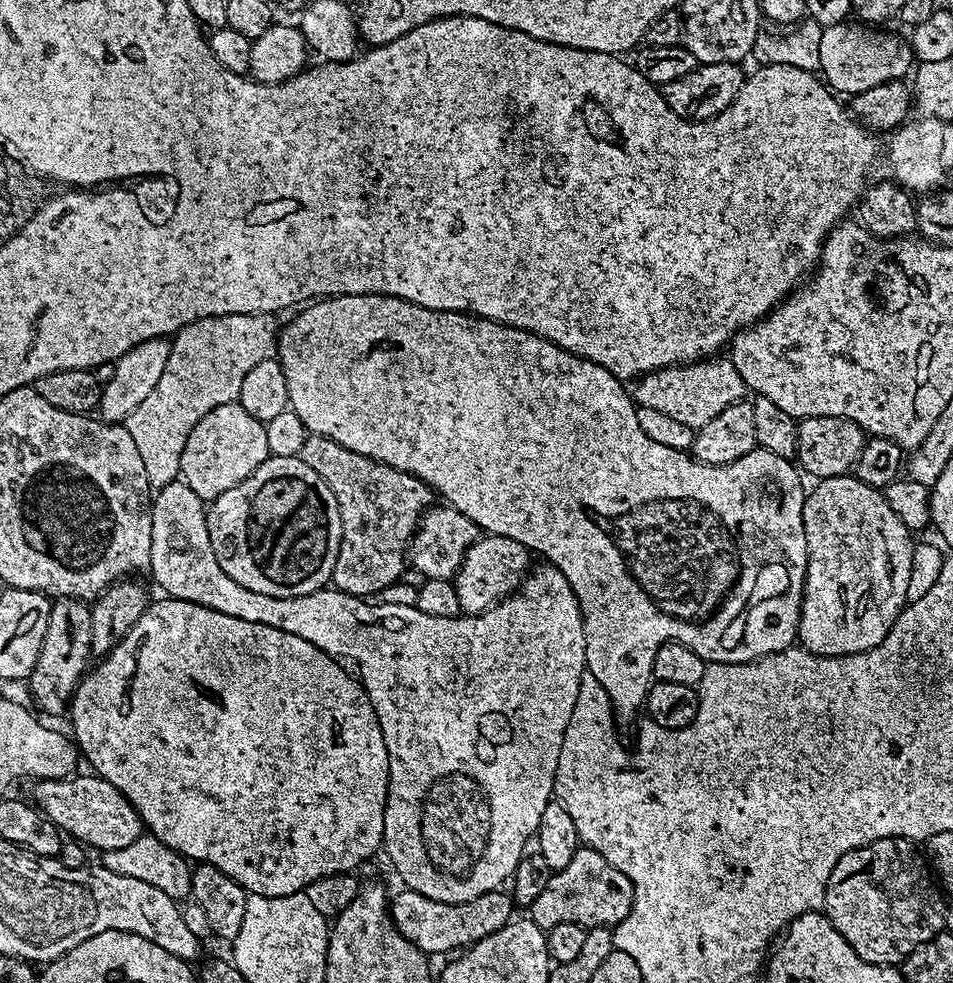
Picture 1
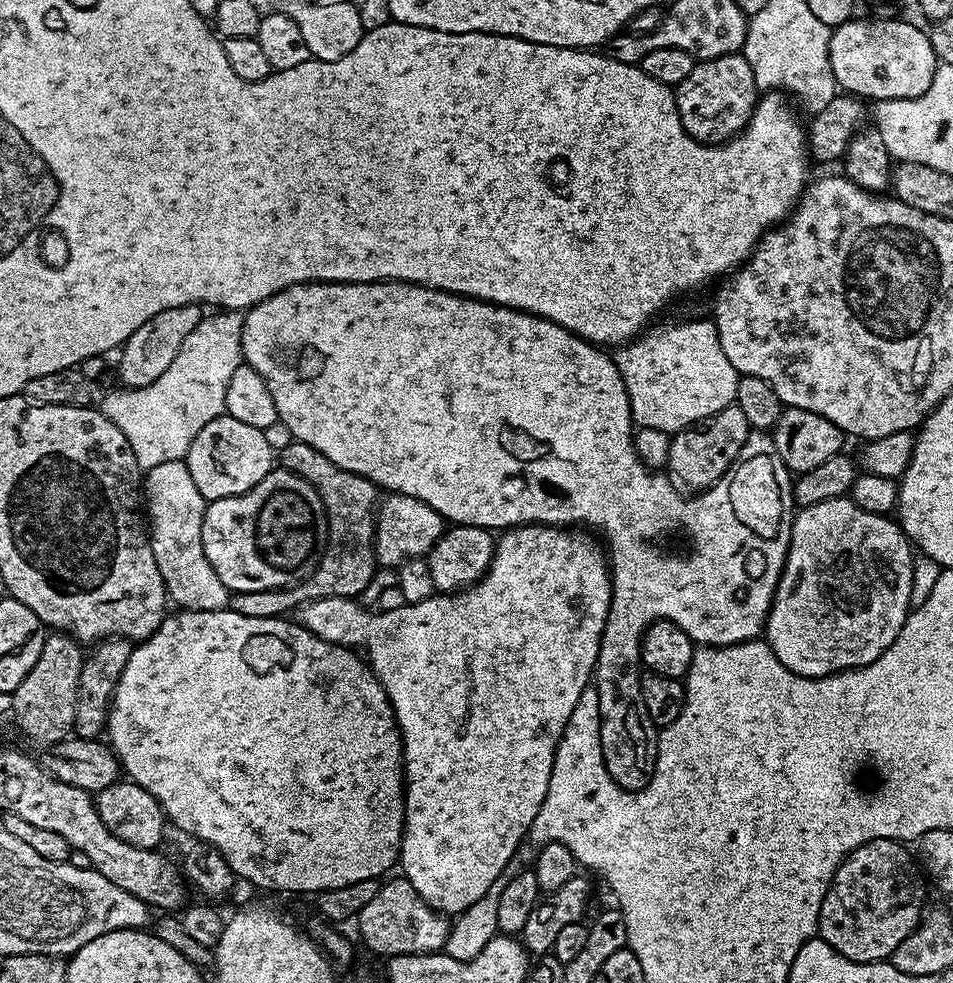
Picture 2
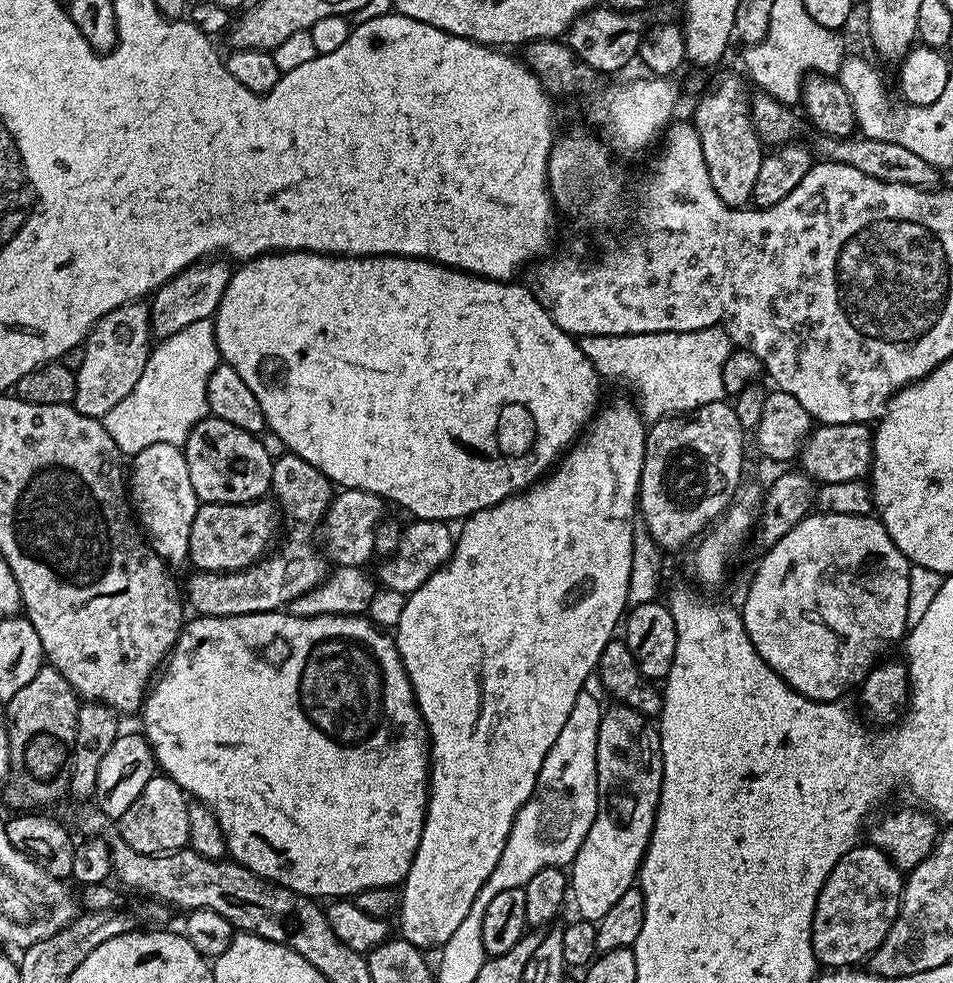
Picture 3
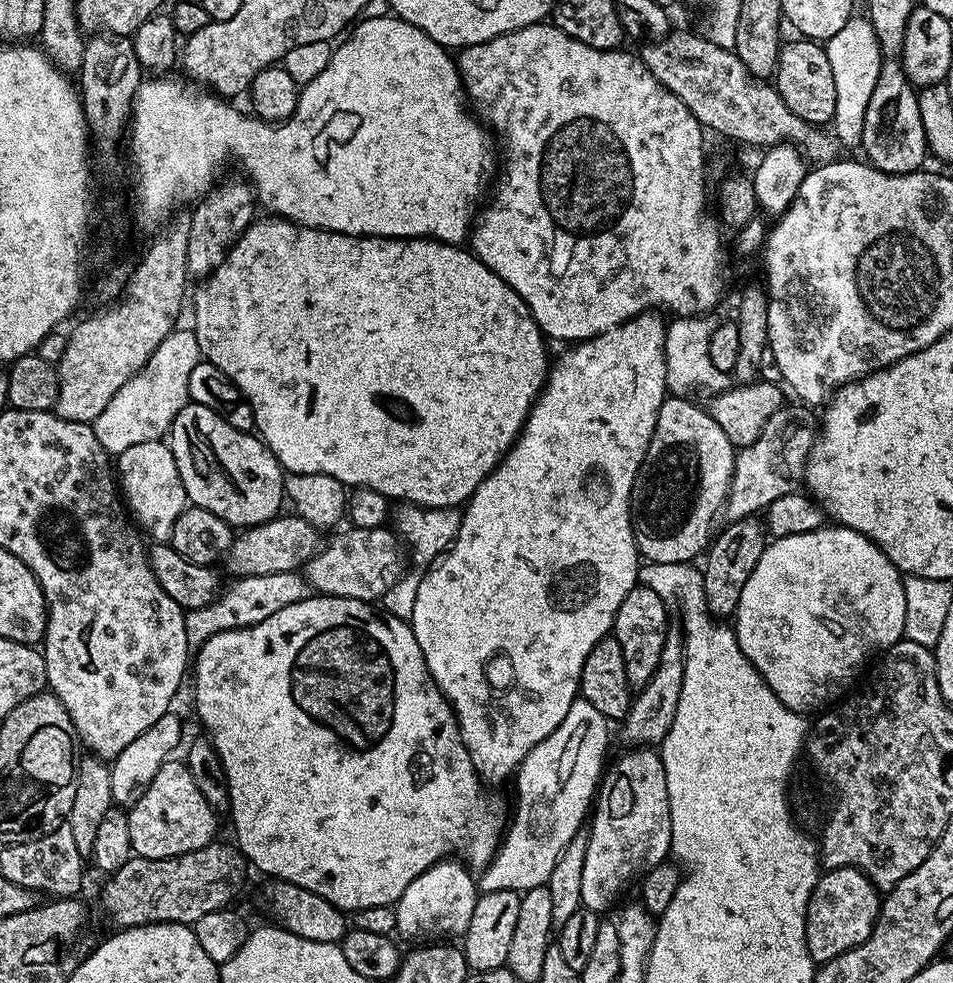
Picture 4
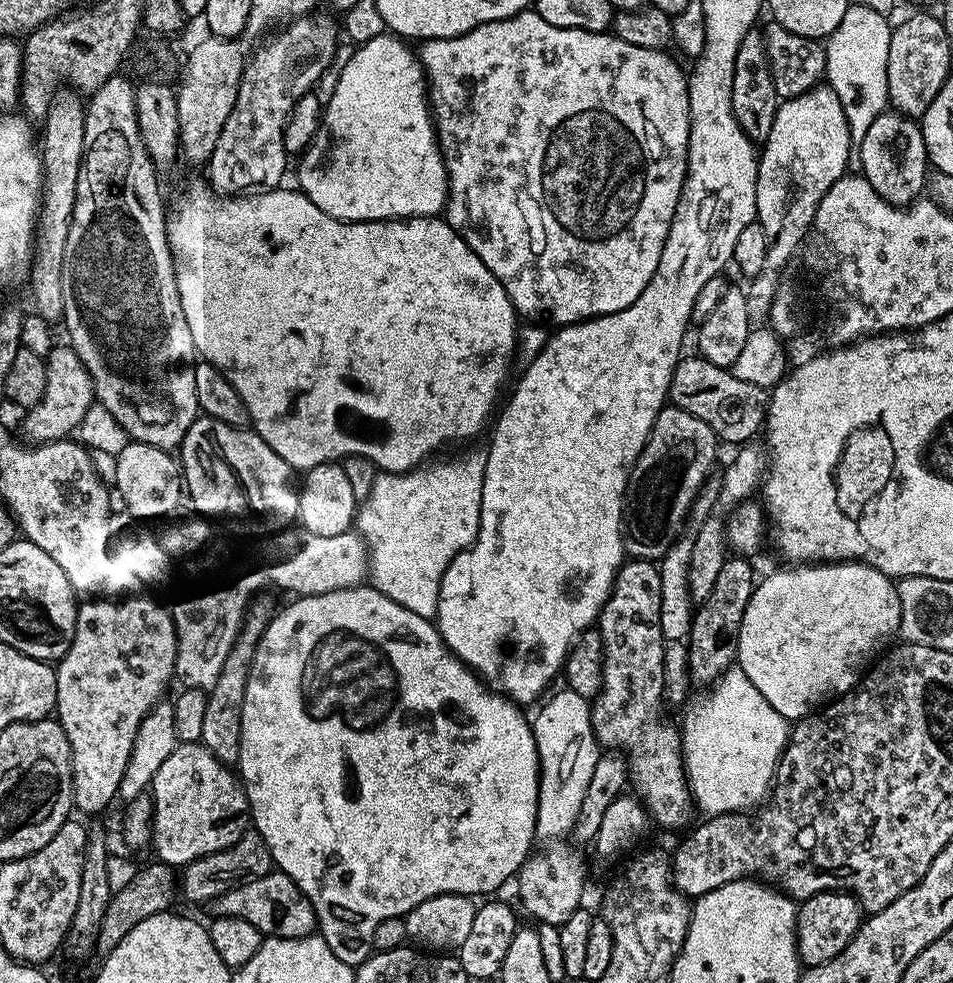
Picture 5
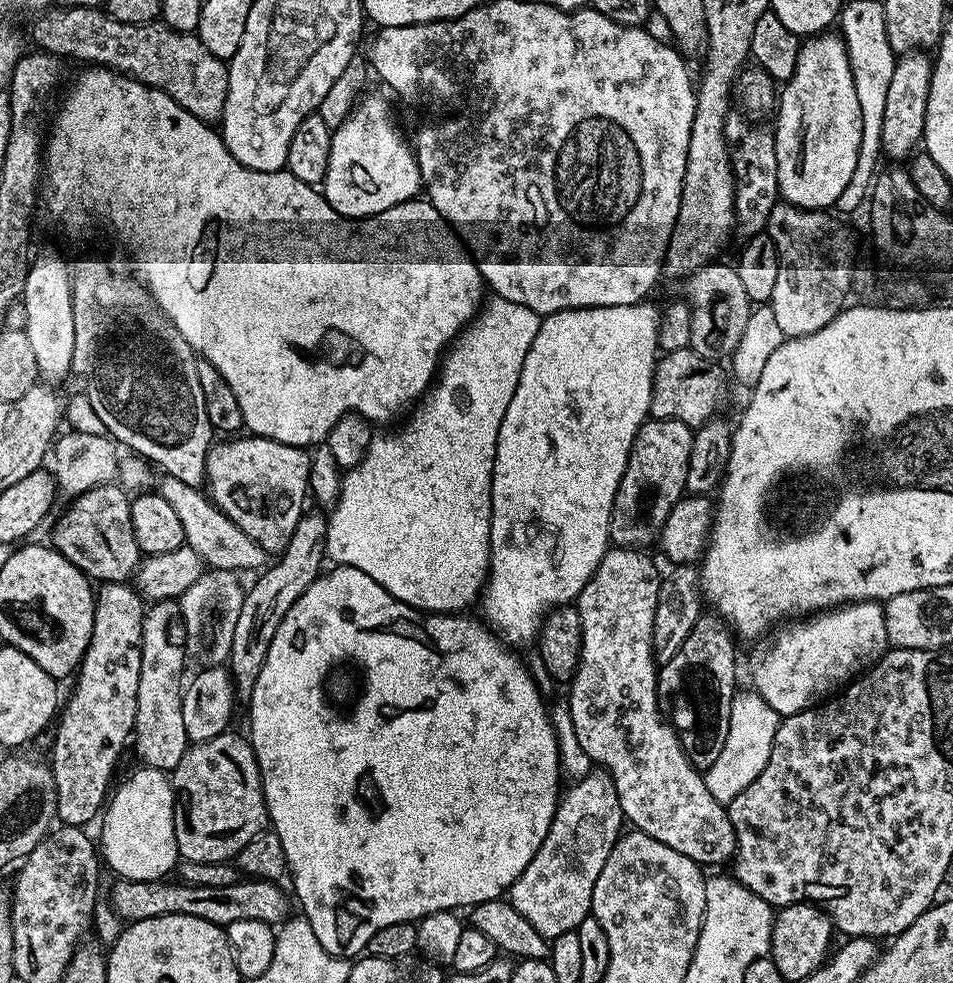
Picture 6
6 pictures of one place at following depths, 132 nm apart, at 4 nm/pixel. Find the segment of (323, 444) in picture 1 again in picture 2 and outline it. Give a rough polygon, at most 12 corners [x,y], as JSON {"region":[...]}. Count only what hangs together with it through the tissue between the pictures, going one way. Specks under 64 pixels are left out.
{"region":[[293,440],[278,464],[328,509],[324,557],[290,588],[235,593],[231,611],[283,617],[360,598],[378,569],[376,485]]}

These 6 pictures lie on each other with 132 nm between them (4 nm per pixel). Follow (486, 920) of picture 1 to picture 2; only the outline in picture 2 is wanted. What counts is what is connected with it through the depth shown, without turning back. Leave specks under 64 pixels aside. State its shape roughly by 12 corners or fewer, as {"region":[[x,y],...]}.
{"region":[[409,880],[381,883],[354,918],[381,958],[441,951],[449,917]]}

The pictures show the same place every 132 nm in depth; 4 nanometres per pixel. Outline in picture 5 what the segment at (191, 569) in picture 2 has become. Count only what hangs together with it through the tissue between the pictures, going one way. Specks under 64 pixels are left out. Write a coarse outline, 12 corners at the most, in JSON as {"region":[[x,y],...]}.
{"region":[[129,442],[114,457],[116,488],[137,521],[182,500],[171,451]]}

